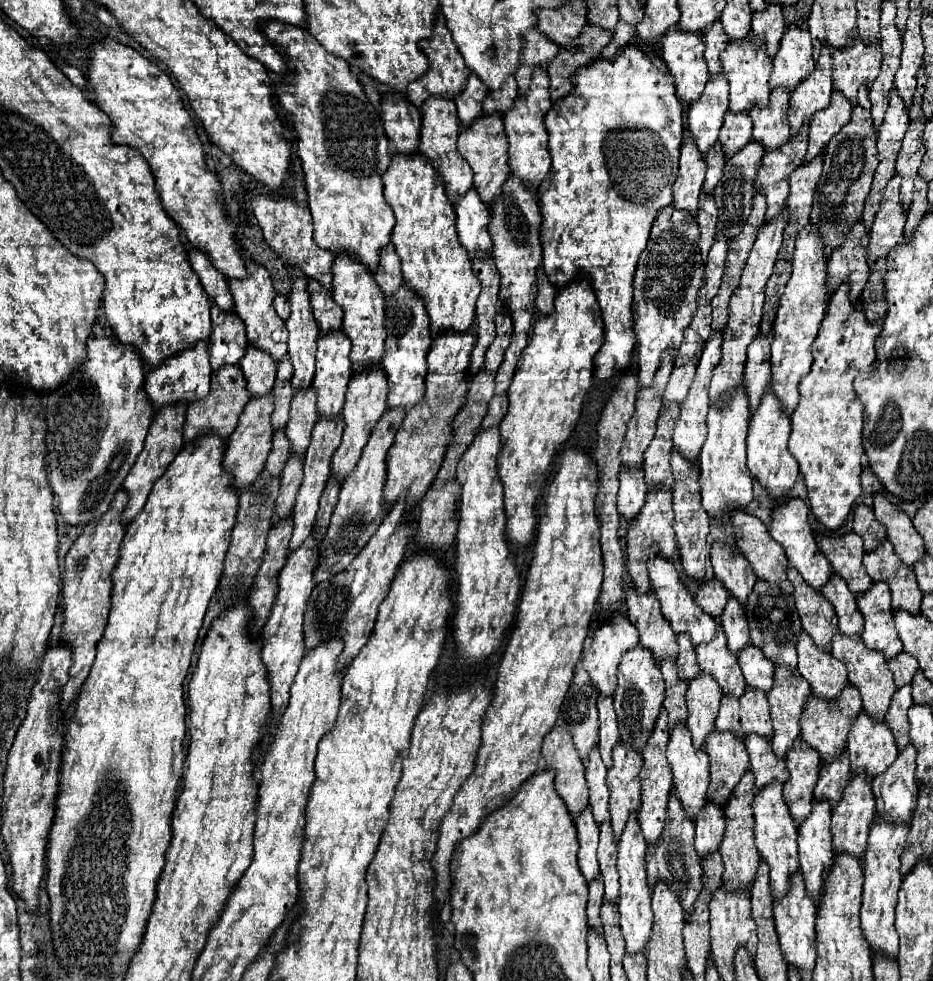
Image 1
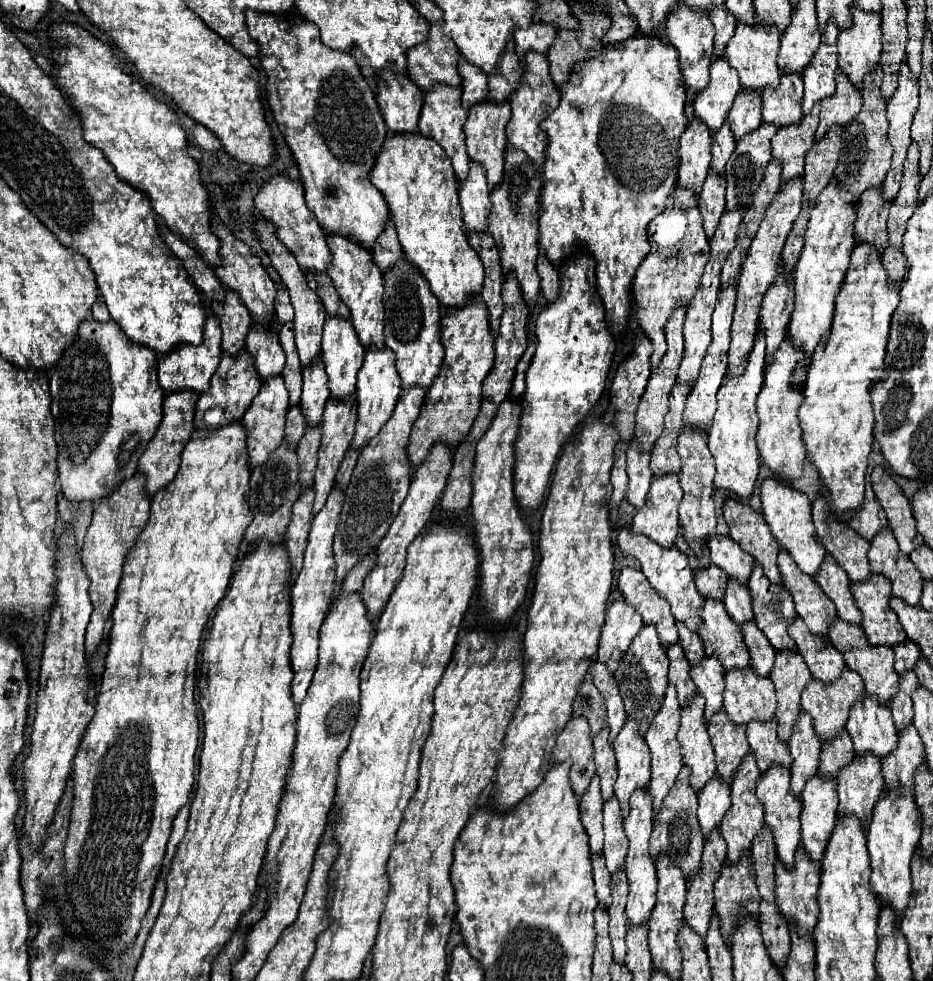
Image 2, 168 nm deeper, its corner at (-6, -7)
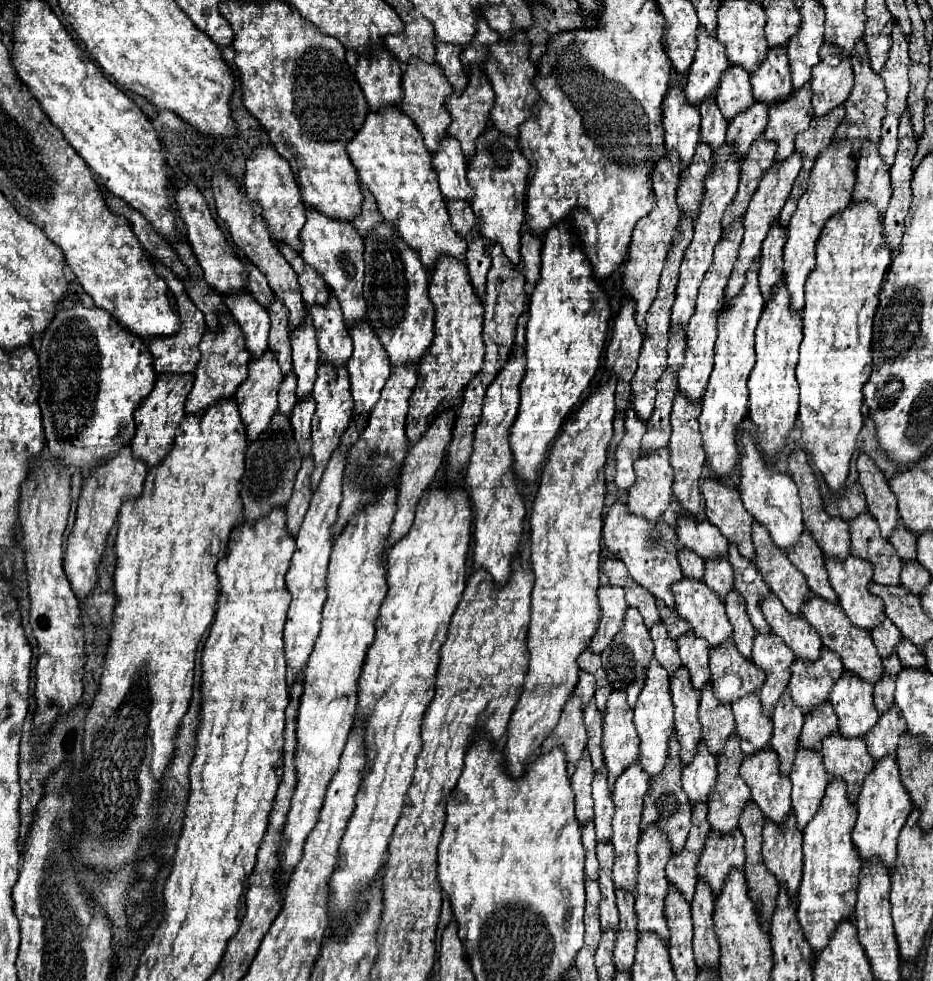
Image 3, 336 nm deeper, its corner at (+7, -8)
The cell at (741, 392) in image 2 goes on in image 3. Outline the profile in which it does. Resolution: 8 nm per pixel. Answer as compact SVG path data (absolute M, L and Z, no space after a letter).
M756 260L746 274L746 286L742 288L740 296L734 298L728 310L720 314L718 340L714 346L714 370L710 374L706 396L702 398L702 414L698 418L706 460L710 470L720 478L728 478L740 460L738 426L748 412L746 378L754 366L754 330L764 310L764 300L758 288L758 262L760 260Z

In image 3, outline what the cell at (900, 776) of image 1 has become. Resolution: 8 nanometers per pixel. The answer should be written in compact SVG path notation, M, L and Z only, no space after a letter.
M892 706L886 714L880 716L878 724L870 730L870 736L866 736L866 746L874 762L878 762L884 756L896 756L898 740L906 732L906 722L902 720L902 714L896 706Z

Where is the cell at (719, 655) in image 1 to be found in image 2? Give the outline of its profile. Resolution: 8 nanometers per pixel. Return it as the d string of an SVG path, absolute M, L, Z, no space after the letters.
M705 599L699 613L703 619L699 635L705 643L705 653L717 657L725 671L745 669L749 665L749 651L743 643L741 629L735 627L735 621L727 615L723 601Z

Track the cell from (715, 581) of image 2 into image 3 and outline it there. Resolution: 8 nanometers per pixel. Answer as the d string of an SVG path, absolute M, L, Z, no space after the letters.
M682 548L678 552L678 562L682 566L682 574L686 578L694 578L694 580L704 580L704 572L706 572L706 564L704 560L696 554L696 552L690 552L688 548Z

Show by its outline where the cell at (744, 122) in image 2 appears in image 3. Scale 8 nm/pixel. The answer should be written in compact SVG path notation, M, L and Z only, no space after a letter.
M728 68L722 76L716 104L728 122L740 112L746 112L754 104L748 72L742 72L742 68Z

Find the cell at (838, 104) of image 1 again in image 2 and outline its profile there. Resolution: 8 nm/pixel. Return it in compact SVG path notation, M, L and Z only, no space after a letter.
M837 71L835 79L837 79L835 95L821 99L821 121L815 135L817 139L821 139L835 123L839 125L851 123L851 119L855 119L863 105L861 91L847 79L847 75L843 75L843 71Z

